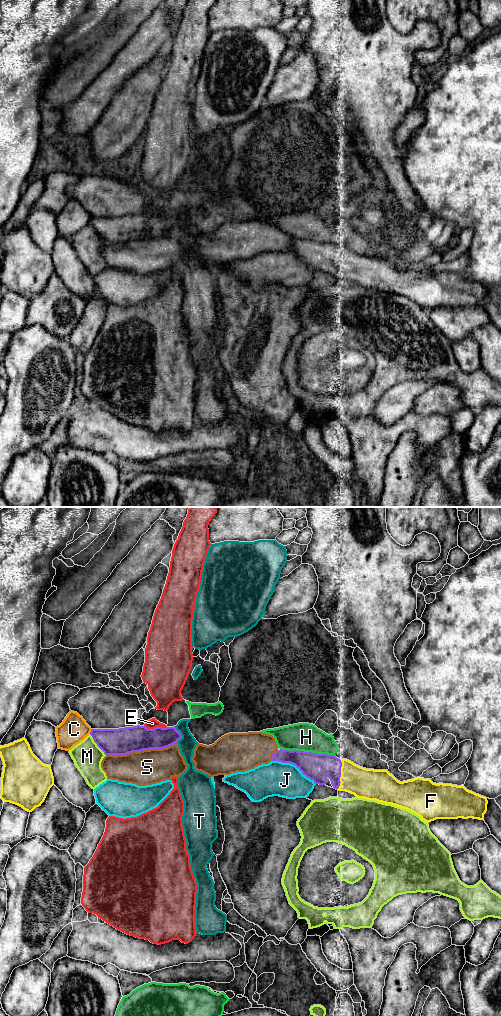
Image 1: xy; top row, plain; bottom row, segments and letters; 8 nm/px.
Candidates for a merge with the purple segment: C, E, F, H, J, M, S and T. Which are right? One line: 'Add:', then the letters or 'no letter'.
Add: F

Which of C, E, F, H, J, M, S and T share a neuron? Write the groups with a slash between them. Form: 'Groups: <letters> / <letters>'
Groups: C / E / F / H S / J / M / T

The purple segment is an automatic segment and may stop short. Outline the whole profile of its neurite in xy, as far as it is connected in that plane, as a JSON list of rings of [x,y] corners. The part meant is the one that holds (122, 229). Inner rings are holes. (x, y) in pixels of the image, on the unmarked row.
[[[137,213],[119,217],[91,217],[90,223],[105,243],[114,244],[167,236],[182,226],[175,214],[148,217]]]

